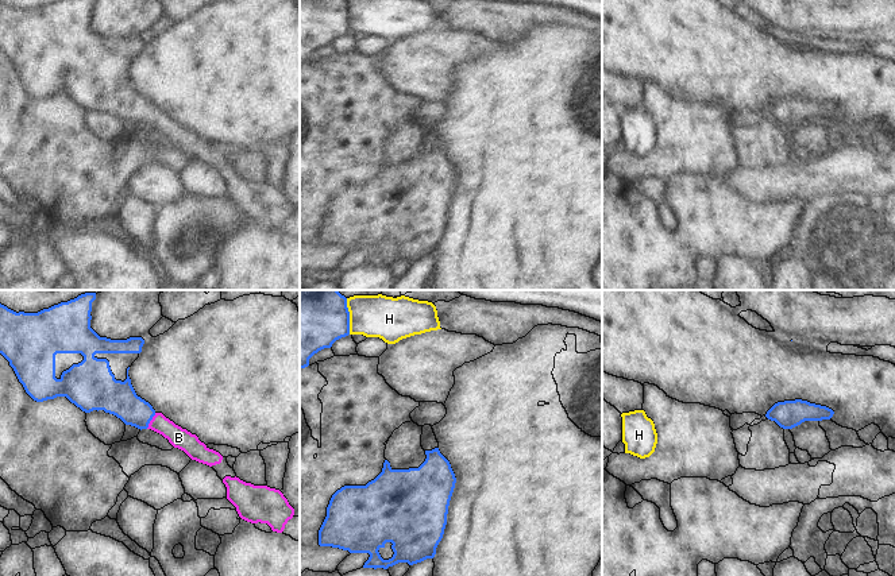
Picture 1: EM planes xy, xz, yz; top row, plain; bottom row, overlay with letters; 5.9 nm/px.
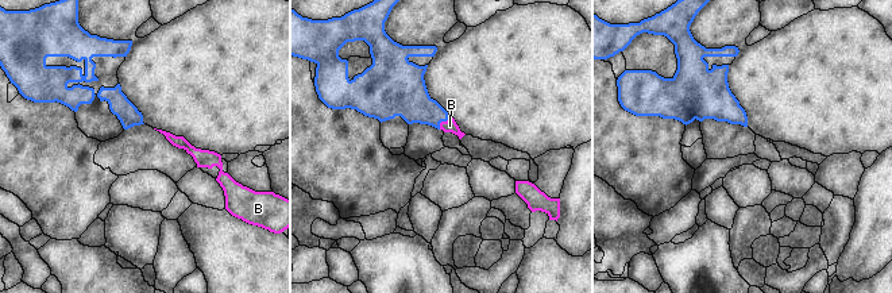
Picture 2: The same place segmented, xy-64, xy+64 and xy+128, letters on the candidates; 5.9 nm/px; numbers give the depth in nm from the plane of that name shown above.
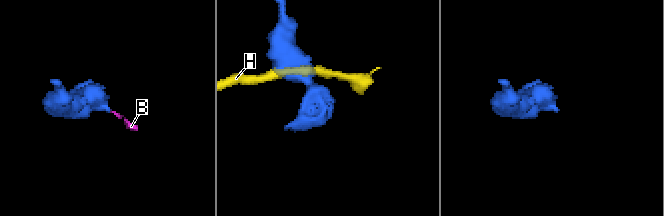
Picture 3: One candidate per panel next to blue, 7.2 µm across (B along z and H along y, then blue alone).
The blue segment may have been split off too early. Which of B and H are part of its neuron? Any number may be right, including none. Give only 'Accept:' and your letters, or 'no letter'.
Accept: B

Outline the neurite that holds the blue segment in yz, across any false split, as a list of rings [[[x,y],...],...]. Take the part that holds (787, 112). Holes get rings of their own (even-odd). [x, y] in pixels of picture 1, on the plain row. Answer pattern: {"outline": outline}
{"outline": [[[795,97],[775,101],[765,112],[783,127],[792,127],[805,119],[830,117],[834,109],[826,104]]]}

